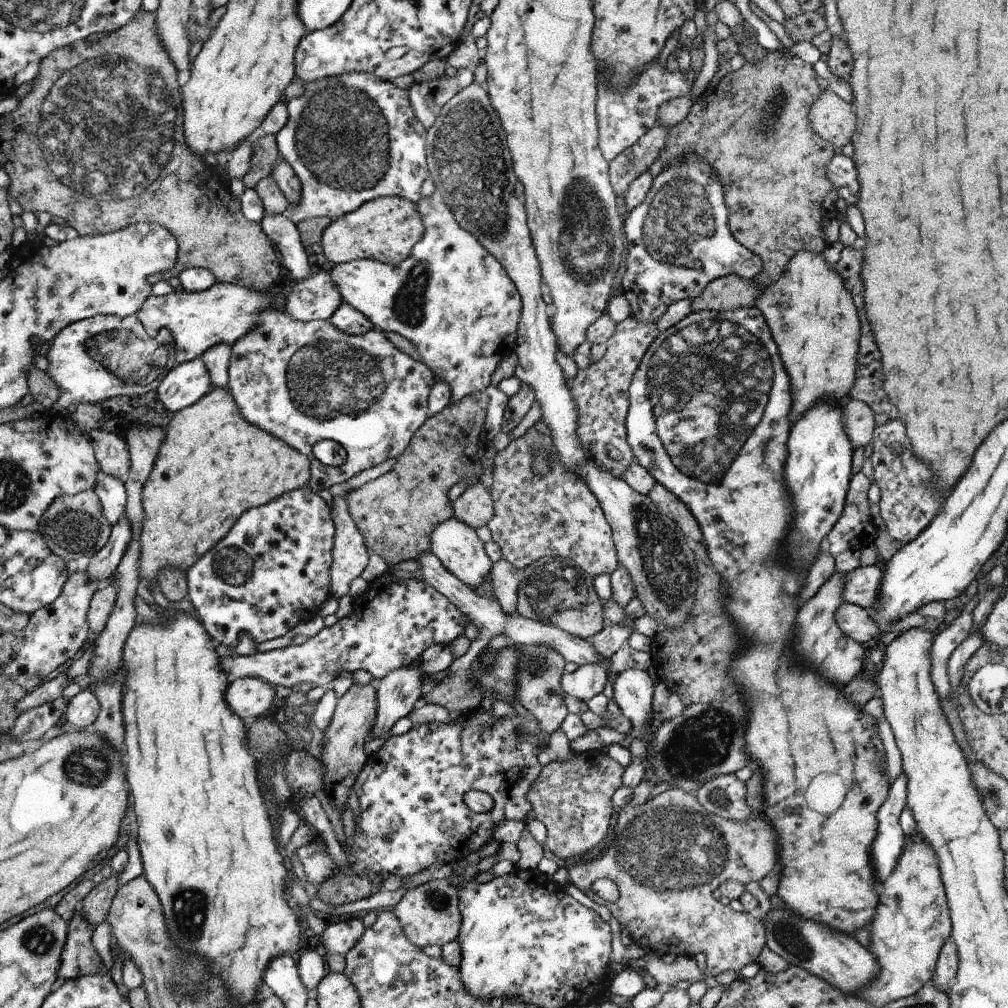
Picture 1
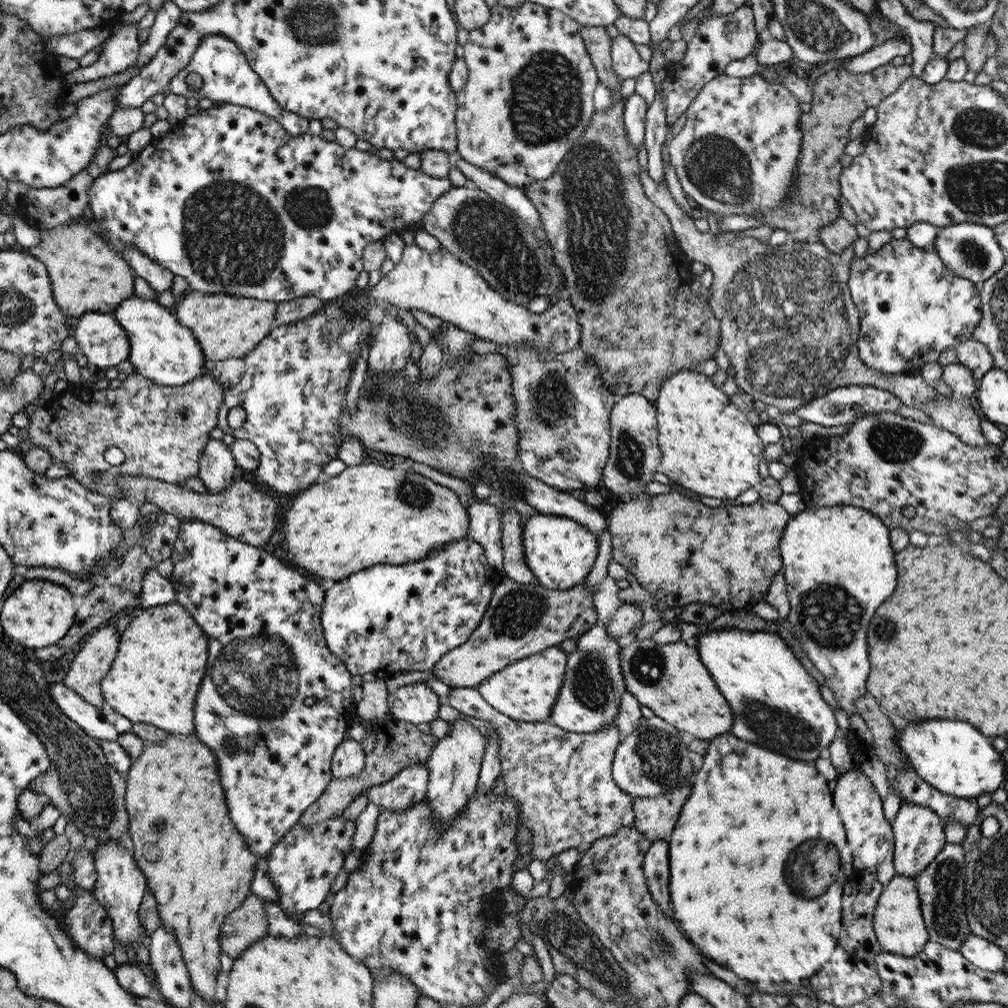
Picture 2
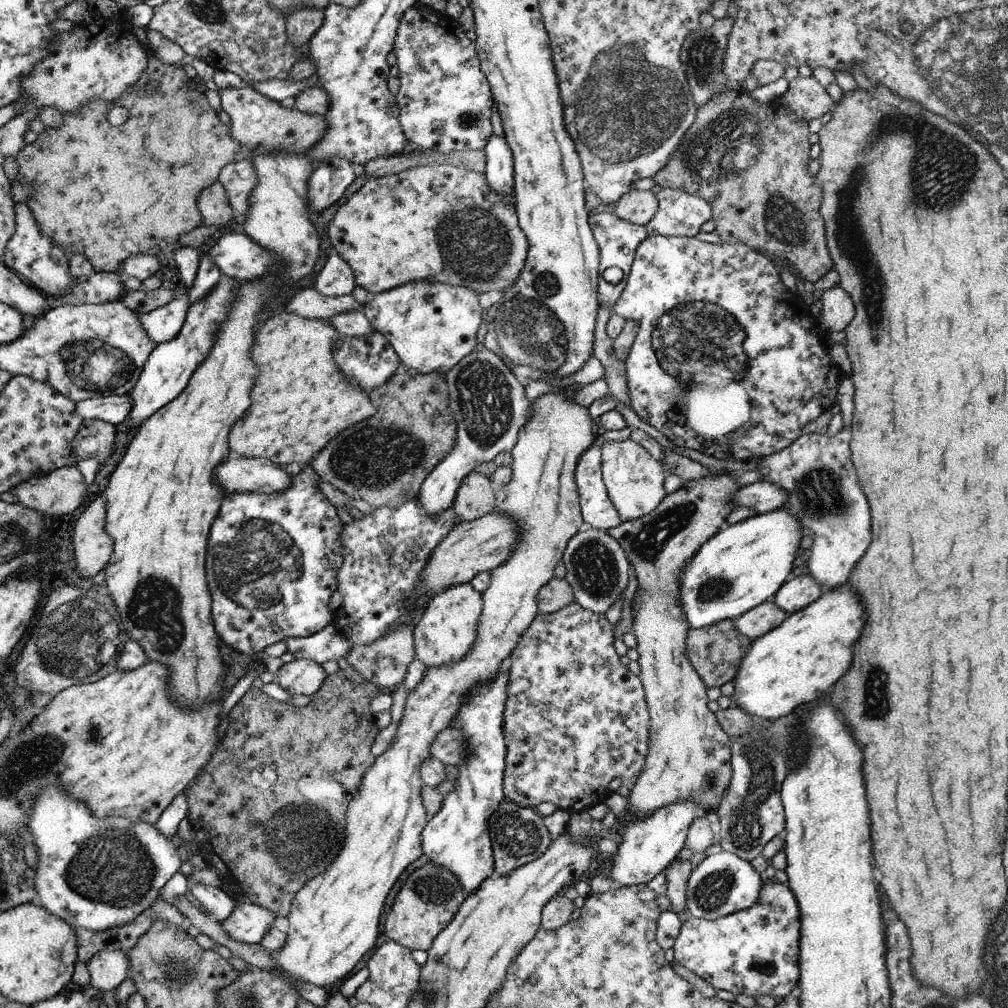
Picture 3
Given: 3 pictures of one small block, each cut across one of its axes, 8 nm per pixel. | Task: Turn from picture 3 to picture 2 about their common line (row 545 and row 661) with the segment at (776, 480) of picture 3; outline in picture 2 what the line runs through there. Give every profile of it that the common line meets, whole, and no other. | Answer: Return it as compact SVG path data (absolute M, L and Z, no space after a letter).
M852 505L825 507L808 506L791 517L779 543L790 612L784 622L791 629L814 666L824 675L825 684L832 690L838 706L845 711L858 713L854 700L867 692L870 662L868 662L868 624L874 610L896 588L895 556L892 549L890 529L874 513Z

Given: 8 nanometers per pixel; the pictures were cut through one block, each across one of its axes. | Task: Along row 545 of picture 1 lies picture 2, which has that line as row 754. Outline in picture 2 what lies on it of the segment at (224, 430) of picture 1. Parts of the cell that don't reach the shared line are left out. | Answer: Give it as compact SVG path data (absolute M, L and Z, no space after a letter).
M190 733L186 740L168 734L163 742L146 743L140 757L133 761L130 771L125 775L127 780L126 792L124 795L127 814L129 815L128 830L134 843L134 858L136 864L143 871L144 877L148 881L148 891L154 893L156 903L158 903L158 913L160 913L160 922L162 925L172 929L178 937L180 949L182 949L182 959L189 972L191 986L198 995L202 995L210 1003L220 1003L216 997L216 979L218 979L218 970L220 966L220 942L218 938L222 937L222 923L226 917L242 906L244 899L251 893L253 881L255 880L255 867L260 862L260 858L254 855L248 849L248 843L244 841L242 833L238 831L236 825L231 820L227 806L226 793L221 784L219 776L219 765L214 752L207 744L201 742L201 738L196 733Z

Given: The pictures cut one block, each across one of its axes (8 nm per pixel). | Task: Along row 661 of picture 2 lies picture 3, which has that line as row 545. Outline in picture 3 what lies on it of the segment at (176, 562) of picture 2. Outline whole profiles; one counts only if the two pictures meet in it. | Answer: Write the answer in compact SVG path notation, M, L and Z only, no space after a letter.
M310 464L302 465L302 470L295 476L291 476L294 481L292 486L284 492L266 494L266 493L227 493L224 497L220 518L216 519L216 526L212 527L212 550L208 551L208 586L211 589L211 597L214 603L211 606L211 613L215 618L216 632L220 634L220 639L224 644L236 650L239 654L255 656L252 652L262 650L264 646L272 645L280 640L287 641L288 638L304 638L326 629L326 624L330 624L332 614L328 610L330 596L336 590L336 580L339 580L340 566L344 564L344 540L342 522L336 514L334 503L324 495L320 487L315 468Z

